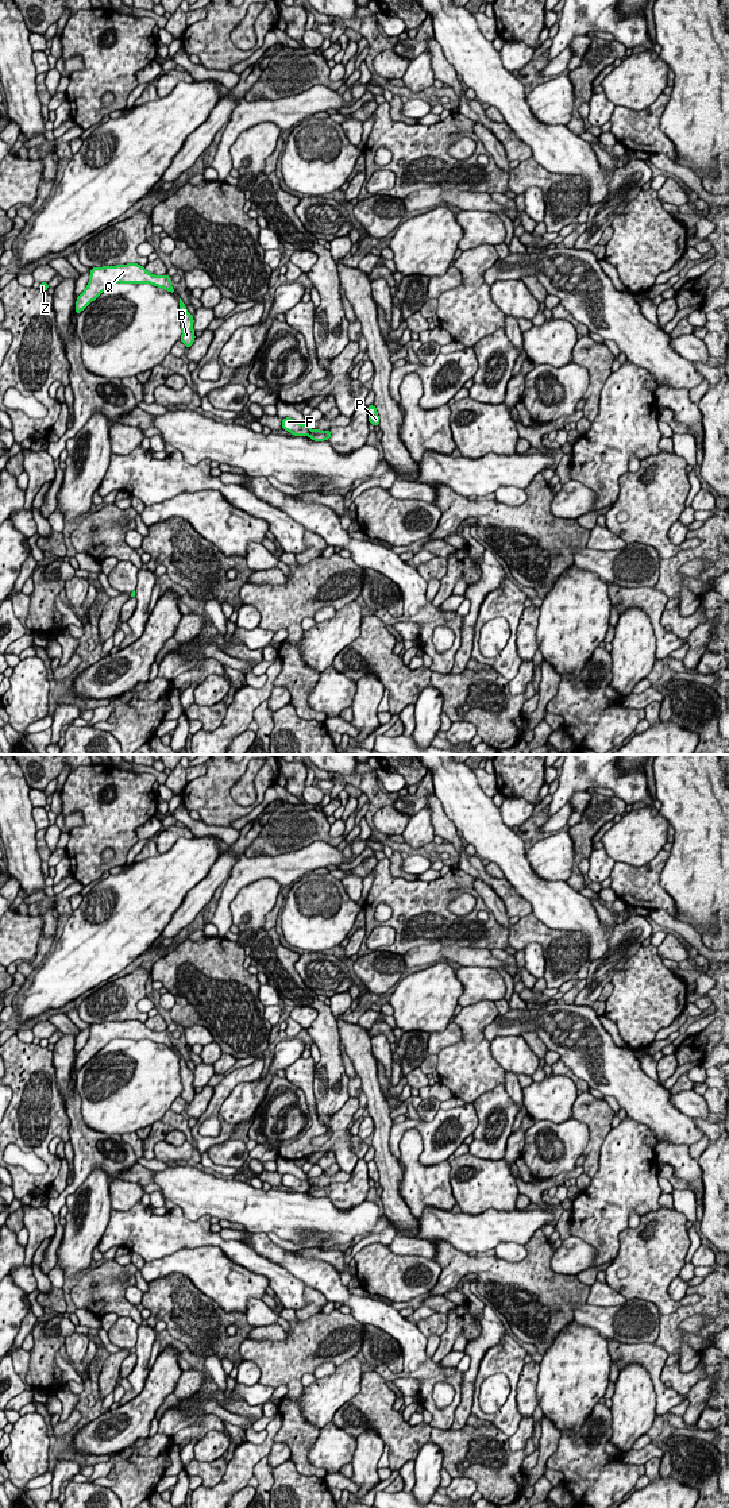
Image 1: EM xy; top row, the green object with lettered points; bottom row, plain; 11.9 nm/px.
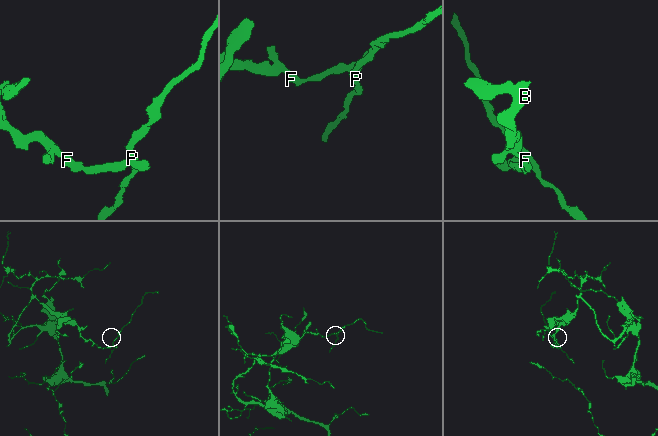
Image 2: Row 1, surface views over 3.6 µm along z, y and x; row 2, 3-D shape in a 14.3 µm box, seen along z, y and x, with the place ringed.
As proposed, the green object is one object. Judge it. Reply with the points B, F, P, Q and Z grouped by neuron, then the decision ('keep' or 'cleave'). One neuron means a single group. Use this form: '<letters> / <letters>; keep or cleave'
B F Q Z / P; cleave

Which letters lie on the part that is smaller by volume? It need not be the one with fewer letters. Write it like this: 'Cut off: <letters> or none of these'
Cut off: P

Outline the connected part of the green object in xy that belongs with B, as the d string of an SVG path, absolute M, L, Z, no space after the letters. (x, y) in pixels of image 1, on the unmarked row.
M180 1054L180 1075L181 1075L181 1084L182 1084L182 1092L181 1092L181 1098L189 1104L196 1092L194 1092L194 1087L193 1087L193 1071L190 1071L186 1067L185 1060L182 1058L182 1056Z

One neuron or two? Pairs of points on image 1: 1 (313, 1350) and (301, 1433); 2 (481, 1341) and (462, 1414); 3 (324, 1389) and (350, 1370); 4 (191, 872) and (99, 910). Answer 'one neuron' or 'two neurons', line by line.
1: one neuron
2: one neuron
3: one neuron
4: one neuron

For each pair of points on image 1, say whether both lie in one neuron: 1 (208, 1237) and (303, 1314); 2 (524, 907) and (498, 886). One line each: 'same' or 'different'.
1: different
2: same

